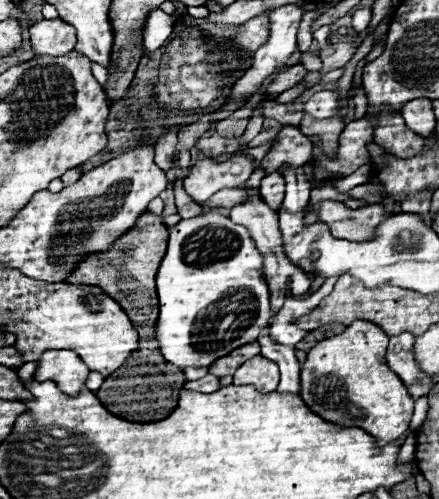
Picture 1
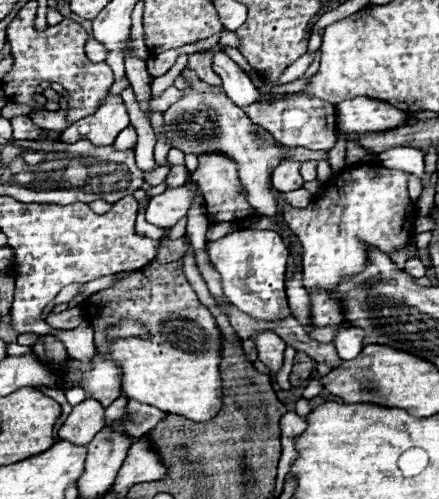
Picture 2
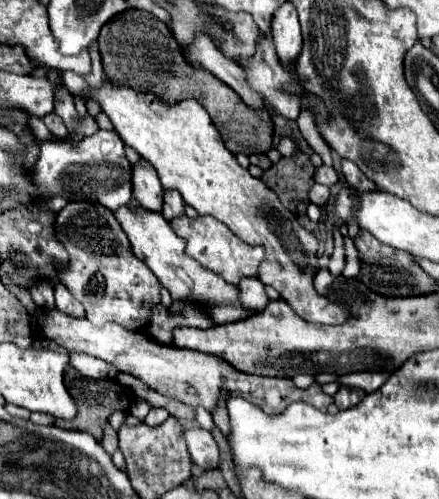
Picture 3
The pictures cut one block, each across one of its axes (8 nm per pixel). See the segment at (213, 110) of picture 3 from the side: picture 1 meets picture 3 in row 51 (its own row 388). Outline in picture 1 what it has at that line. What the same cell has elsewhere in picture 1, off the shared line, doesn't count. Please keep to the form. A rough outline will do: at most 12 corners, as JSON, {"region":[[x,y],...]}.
{"region":[[142,348],[96,396],[118,418],[156,422],[176,408],[182,368]]}

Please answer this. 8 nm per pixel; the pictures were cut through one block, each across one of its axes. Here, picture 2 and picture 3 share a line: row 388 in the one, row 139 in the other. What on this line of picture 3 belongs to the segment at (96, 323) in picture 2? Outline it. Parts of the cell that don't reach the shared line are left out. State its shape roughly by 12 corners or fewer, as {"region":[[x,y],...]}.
{"region":[[104,80],[90,96],[200,216],[264,246],[258,278],[300,318],[314,288],[318,238],[224,146],[196,100]]}

